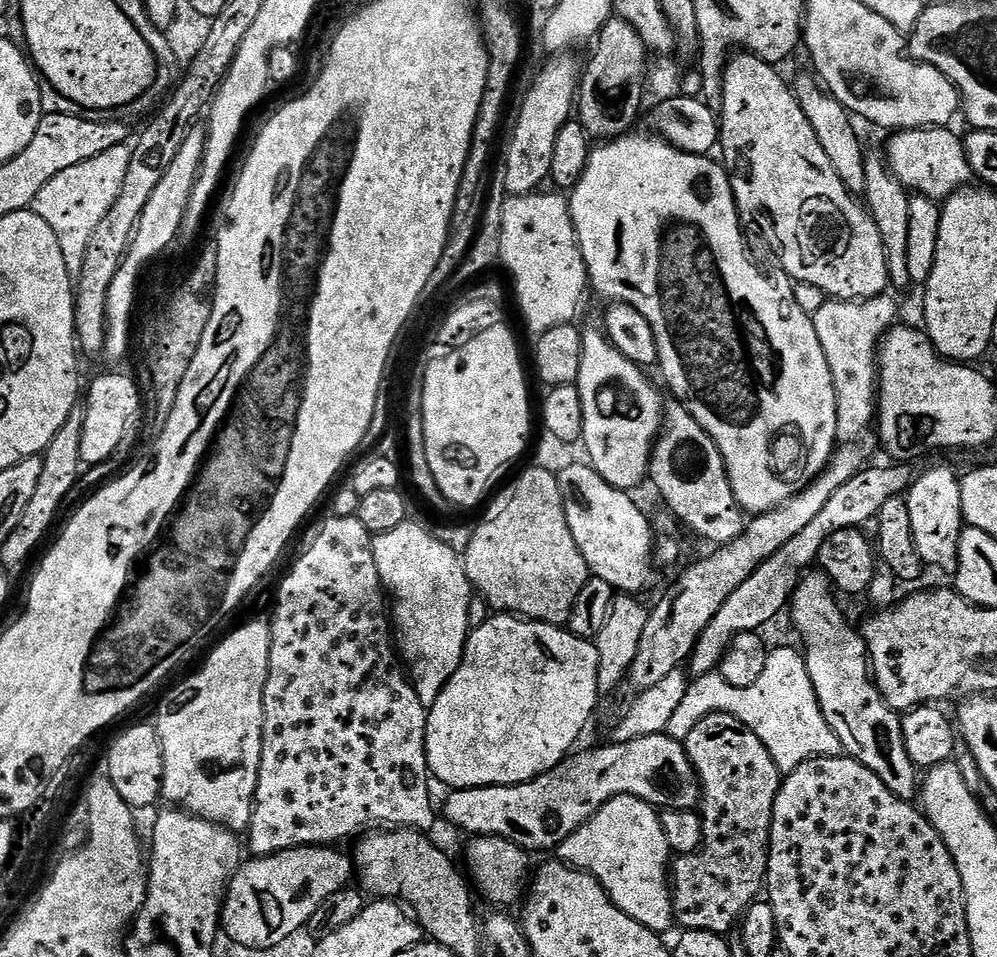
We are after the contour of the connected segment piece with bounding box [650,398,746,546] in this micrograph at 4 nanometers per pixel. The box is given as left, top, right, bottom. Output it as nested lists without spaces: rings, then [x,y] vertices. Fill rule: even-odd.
[[[679,400],[667,401],[660,434],[654,445],[650,484],[660,491],[664,504],[696,535],[709,540],[712,546],[730,544],[744,533],[746,513],[734,498],[722,454],[702,430],[702,426],[680,405]]]

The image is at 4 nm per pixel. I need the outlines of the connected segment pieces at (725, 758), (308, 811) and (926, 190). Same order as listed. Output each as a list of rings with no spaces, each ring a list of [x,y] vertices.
[[[712,713],[708,717],[702,718],[700,722],[689,732],[689,737],[682,741],[685,750],[688,752],[690,762],[700,779],[702,795],[698,805],[698,811],[702,818],[702,838],[704,843],[696,851],[685,856],[676,856],[670,864],[670,889],[672,891],[672,915],[677,925],[681,924],[681,929],[693,932],[714,932],[717,934],[728,934],[728,931],[735,929],[741,923],[742,917],[751,904],[757,903],[759,894],[762,892],[762,885],[765,883],[768,874],[768,839],[770,838],[770,826],[772,825],[772,815],[774,814],[774,802],[778,798],[778,790],[782,783],[782,773],[775,765],[774,759],[770,756],[769,750],[762,744],[761,738],[754,734],[754,731],[743,725],[736,717],[731,717],[726,713]]]
[[[329,515],[329,520],[320,528],[320,533],[312,540],[312,545],[296,560],[296,565],[288,572],[288,577],[276,592],[276,609],[272,612],[270,627],[270,662],[268,677],[264,687],[264,737],[262,738],[262,762],[258,774],[256,798],[252,806],[252,821],[248,823],[246,837],[252,847],[251,855],[275,856],[287,848],[307,848],[309,846],[336,846],[339,840],[351,841],[377,826],[389,829],[411,828],[429,830],[438,820],[438,812],[432,809],[432,796],[428,793],[428,759],[424,753],[424,735],[428,713],[426,705],[418,698],[415,688],[406,679],[405,669],[398,659],[394,647],[394,636],[390,631],[390,616],[386,611],[386,592],[380,583],[378,566],[374,562],[372,533],[362,526],[355,516]]]
[[[915,128],[909,132],[895,133],[886,147],[888,165],[892,173],[902,182],[902,186],[917,196],[928,196],[930,199],[943,202],[948,197],[969,187],[973,179],[970,166],[966,162],[963,139],[946,128]]]

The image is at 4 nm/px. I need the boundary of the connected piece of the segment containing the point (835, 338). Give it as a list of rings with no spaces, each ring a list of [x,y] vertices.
[[[884,293],[872,299],[860,301],[840,301],[835,298],[826,300],[817,314],[813,316],[813,324],[817,331],[818,340],[826,354],[827,365],[830,366],[831,377],[834,378],[836,413],[838,414],[837,441],[840,444],[853,443],[863,439],[871,422],[873,425],[878,408],[879,385],[879,345],[885,333],[895,327],[899,319],[896,298]]]

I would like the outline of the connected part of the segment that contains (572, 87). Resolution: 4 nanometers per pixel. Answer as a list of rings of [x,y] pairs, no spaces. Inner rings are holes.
[[[554,58],[540,72],[540,77],[532,84],[528,97],[524,100],[524,109],[516,120],[516,129],[512,132],[512,145],[508,148],[506,163],[505,193],[513,196],[527,196],[541,187],[543,180],[552,175],[554,162],[554,142],[567,120],[573,119],[574,105],[578,100],[578,64],[568,58]]]

